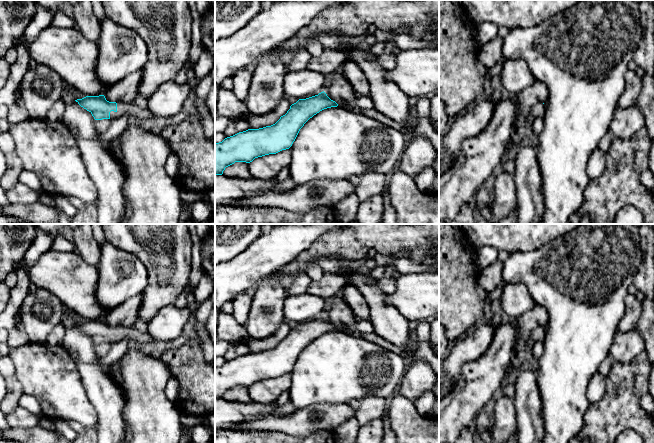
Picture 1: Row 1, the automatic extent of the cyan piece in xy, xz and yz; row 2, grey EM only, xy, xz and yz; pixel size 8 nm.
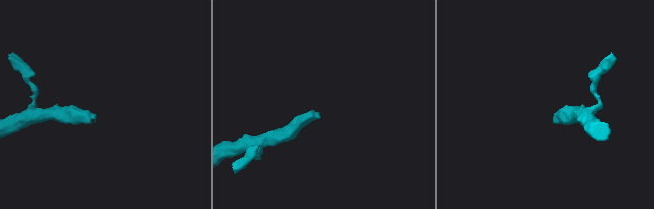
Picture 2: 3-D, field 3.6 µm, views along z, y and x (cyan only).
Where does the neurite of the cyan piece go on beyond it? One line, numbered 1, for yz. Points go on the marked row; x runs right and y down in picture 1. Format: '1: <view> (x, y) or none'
1: none

